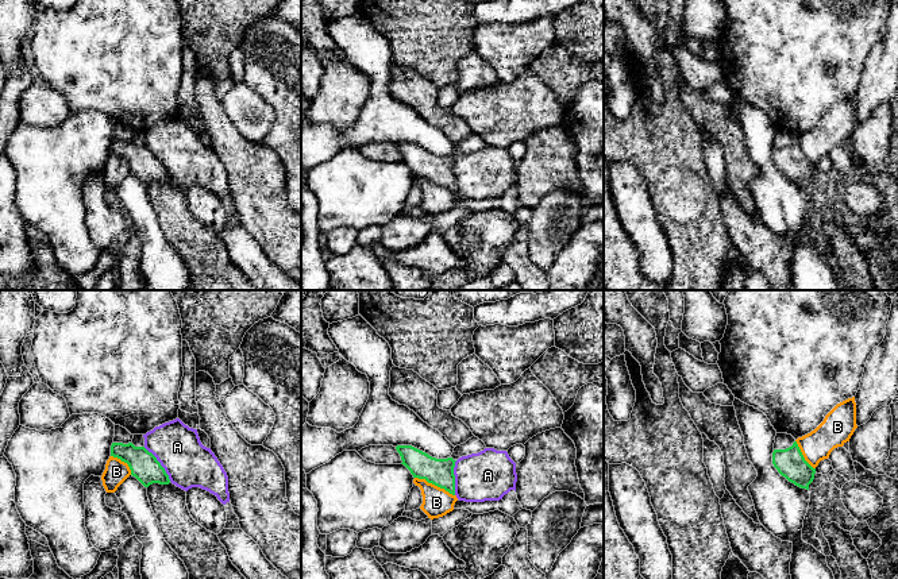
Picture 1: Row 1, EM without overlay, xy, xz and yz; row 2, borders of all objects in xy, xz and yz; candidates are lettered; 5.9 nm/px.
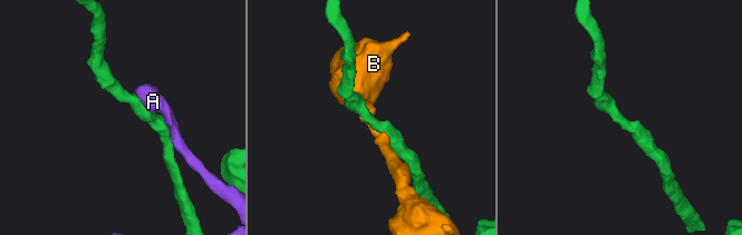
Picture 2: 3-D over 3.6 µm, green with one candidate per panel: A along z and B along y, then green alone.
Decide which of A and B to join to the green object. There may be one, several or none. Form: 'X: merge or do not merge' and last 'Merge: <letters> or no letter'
A: do not merge
B: do not merge
Merge: no letter

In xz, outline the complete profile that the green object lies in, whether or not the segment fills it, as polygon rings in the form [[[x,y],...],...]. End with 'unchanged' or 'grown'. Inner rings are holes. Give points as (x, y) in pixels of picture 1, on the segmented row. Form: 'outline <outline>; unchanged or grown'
outline [[[397,445],[396,449],[401,456],[401,464],[411,471],[413,478],[425,479],[455,495],[454,467],[456,460],[436,459],[412,445]]]; unchanged

